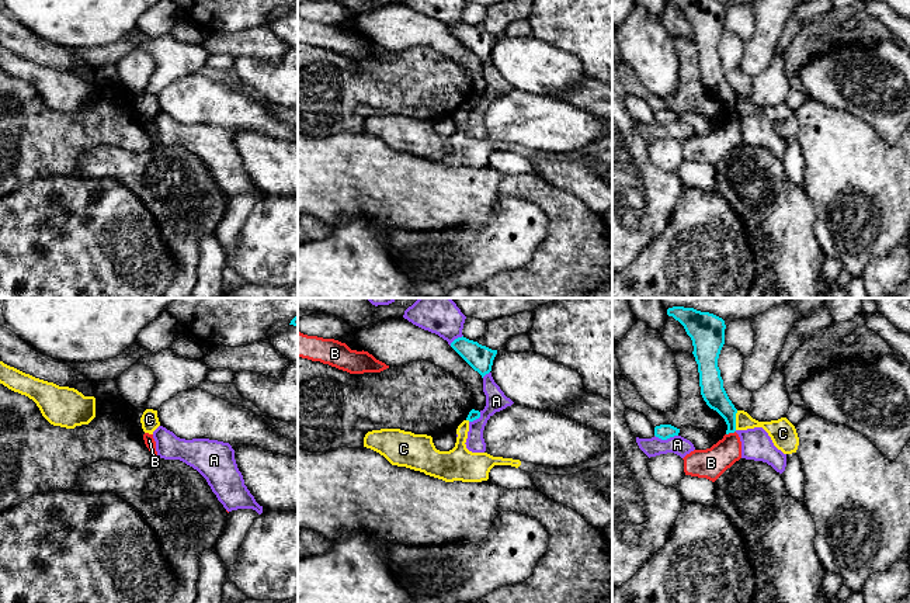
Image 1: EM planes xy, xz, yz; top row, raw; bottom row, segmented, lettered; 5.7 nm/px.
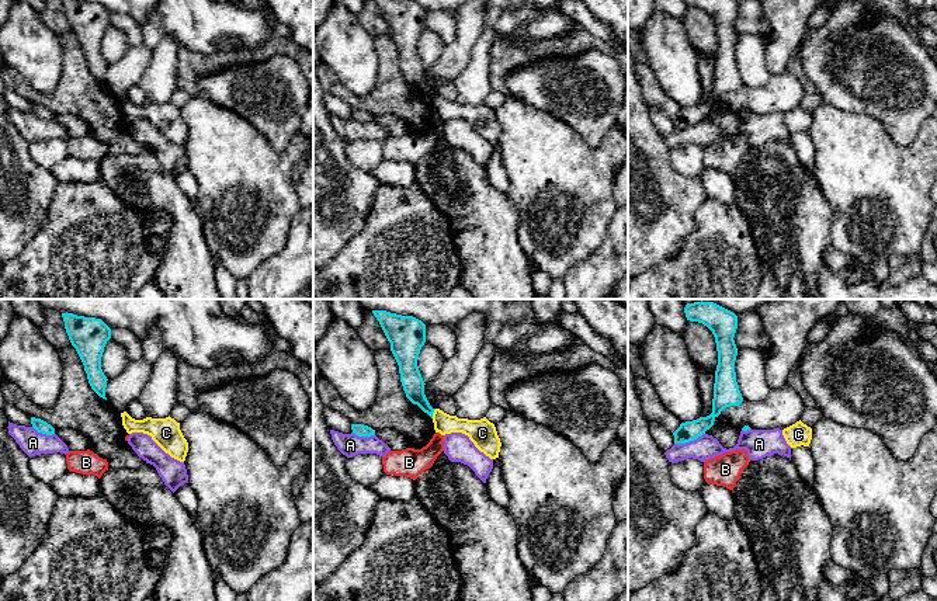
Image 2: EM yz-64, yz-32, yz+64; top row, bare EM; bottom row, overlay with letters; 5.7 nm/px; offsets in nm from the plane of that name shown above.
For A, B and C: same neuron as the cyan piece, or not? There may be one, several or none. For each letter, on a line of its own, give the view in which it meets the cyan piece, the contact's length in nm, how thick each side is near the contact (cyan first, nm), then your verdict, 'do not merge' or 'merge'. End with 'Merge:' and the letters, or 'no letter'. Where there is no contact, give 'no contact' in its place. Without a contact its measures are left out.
A: yz | 140 nm | 90/110 nm | do not merge
B: yz | 60 nm | 140/170 nm | do not merge
C: yz | 110 nm | 140/110 nm | do not merge
Merge: no letter

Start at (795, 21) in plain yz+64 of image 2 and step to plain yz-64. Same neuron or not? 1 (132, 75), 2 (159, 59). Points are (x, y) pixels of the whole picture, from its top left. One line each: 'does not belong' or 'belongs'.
1: belongs
2: does not belong

